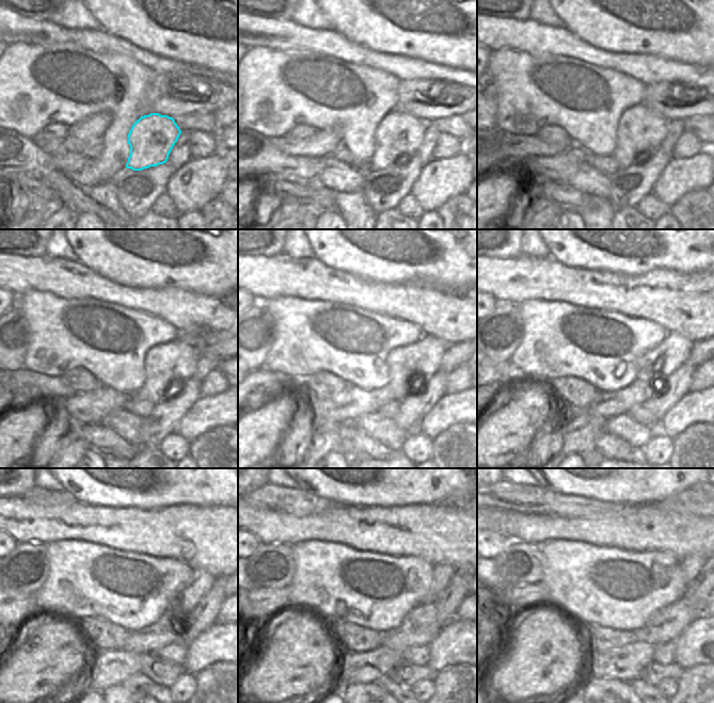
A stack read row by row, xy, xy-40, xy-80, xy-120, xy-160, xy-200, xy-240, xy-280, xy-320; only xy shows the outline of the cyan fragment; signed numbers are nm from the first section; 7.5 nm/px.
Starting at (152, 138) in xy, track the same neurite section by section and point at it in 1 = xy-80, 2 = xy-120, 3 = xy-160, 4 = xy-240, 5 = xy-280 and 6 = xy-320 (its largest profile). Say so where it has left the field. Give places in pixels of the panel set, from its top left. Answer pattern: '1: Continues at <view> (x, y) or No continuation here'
1: Continues at xy-80 (640, 131)
2: Continues at xy-120 (168, 366)
3: Continues at xy-160 (411, 363)
4: Continues at xy-240 (188, 600)
5: Continues at xy-280 (443, 574)
6: Continues at xy-320 (691, 565)

